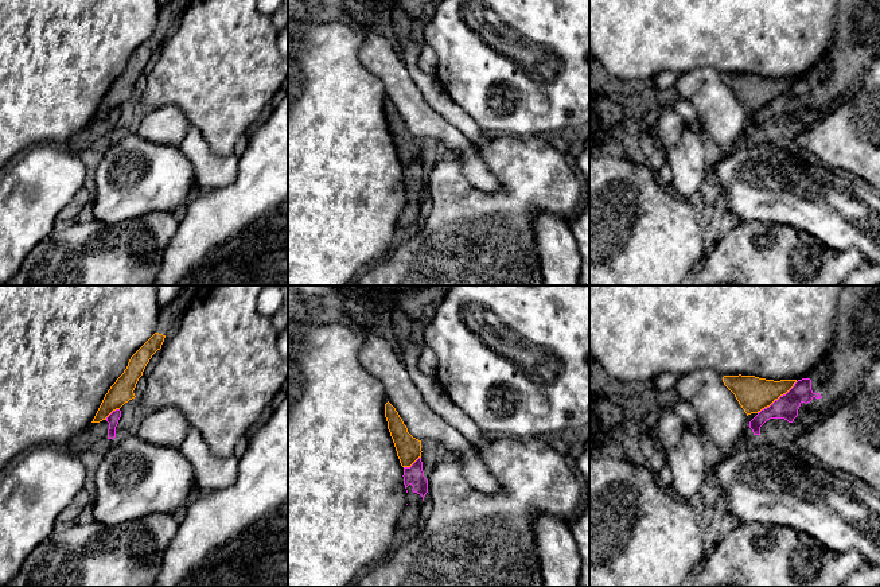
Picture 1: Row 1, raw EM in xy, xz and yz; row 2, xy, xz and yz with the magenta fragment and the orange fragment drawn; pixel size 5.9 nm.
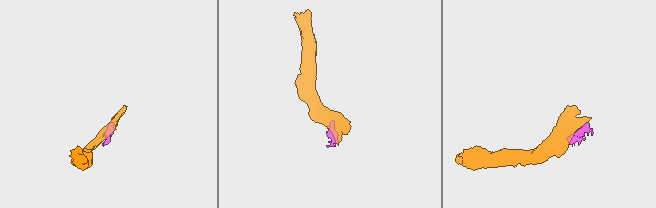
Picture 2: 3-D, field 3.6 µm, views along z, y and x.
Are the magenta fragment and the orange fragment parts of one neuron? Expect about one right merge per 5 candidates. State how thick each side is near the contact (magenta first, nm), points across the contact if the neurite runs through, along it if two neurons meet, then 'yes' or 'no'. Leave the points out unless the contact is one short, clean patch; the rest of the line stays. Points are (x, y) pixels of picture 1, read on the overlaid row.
150 nm thick on the magenta side, 200 nm on the other; border along yz (797, 381), (785, 393), (756, 412); no

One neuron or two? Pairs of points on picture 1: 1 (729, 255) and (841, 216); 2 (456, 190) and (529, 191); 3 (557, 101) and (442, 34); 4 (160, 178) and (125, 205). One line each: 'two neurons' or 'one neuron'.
1: two neurons
2: one neuron
3: one neuron
4: one neuron

